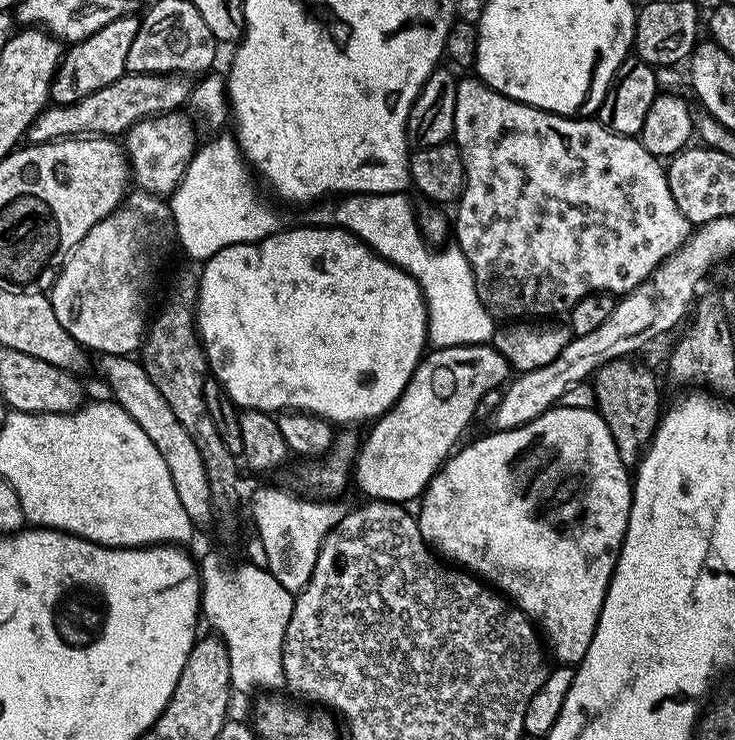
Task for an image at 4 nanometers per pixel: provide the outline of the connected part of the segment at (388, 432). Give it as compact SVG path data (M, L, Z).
M491 343L463 344L429 351L414 370L406 390L402 390L396 399L396 405L369 427L372 429L365 440L363 437L356 454L354 484L365 492L368 500L385 500L402 505L407 505L408 500L419 501L457 447L456 439L463 434L468 424L464 416L475 417L482 394L500 388L509 379L508 372L508 360Z

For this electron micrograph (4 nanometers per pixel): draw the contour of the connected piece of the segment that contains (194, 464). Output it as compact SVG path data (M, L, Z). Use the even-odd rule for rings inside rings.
M101 355L100 372L108 383L111 399L122 405L126 414L146 430L150 442L158 446L162 458L166 458L166 470L170 470L170 479L174 481L174 490L178 490L178 499L182 501L182 507L192 519L193 525L200 526L207 516L213 515L212 499L210 498L210 482L206 476L206 466L202 466L202 454L198 454L198 446L194 446L194 438L186 434L182 422L170 410L170 405L162 394L158 394L158 386L150 382L143 363L131 355L105 356Z

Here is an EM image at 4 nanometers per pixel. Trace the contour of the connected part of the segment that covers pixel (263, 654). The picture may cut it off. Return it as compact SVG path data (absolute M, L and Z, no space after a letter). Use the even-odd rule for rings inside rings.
M208 552L199 559L201 617L228 648L235 693L248 694L260 688L264 689L258 691L278 692L286 686L284 644L295 595L286 590L268 568L247 562L241 564L230 568L216 552Z

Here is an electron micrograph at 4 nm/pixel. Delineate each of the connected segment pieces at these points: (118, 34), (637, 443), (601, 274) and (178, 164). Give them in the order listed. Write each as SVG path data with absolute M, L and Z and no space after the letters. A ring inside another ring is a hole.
M139 15L120 16L85 40L73 43L63 53L60 65L56 68L56 76L52 80L51 103L73 104L94 94L94 90L102 90L102 86L110 86L110 82L122 78L128 72L126 54L130 54L130 46L134 42L134 34L138 34L140 21Z
M619 358L604 364L594 374L594 387L596 389L595 411L600 413L610 430L610 438L614 438L614 446L618 446L618 458L622 458L625 468L632 470L640 463L641 455L648 443L652 441L652 435L656 427L660 425L662 404L660 408L660 388L656 385L656 376L644 364L635 364L635 359Z
M464 78L456 81L456 105L454 106L454 143L457 150L462 154L462 166L464 167L464 186L458 197L456 208L456 220L454 216L454 240L462 250L462 254L466 258L466 262L470 262L472 273L474 274L474 282L478 290L478 298L486 306L486 310L494 318L502 319L508 322L513 318L528 318L524 316L552 316L548 318L560 318L568 314L576 303L581 302L587 295L592 293L611 293L612 296L619 298L626 292L633 292L641 282L648 279L652 275L653 268L662 263L666 258L673 256L676 251L687 242L688 237L694 231L694 225L685 218L682 210L678 210L678 202L674 202L674 194L670 194L670 186L668 185L668 173L665 165L661 163L657 156L650 154L650 150L646 150L646 146L640 144L639 139L635 136L623 136L622 134L614 134L610 130L606 130L595 119L592 118L573 118L571 116L557 116L555 112L543 112L541 108L535 108L529 104L523 104L517 100L512 100L508 96L502 95L498 90L494 90L489 84L485 84L479 78L471 78L472 80L464 80Z
M183 111L167 112L165 116L151 116L128 129L122 143L128 153L130 172L137 189L164 198L179 186L182 174L198 147L196 128L184 115Z

